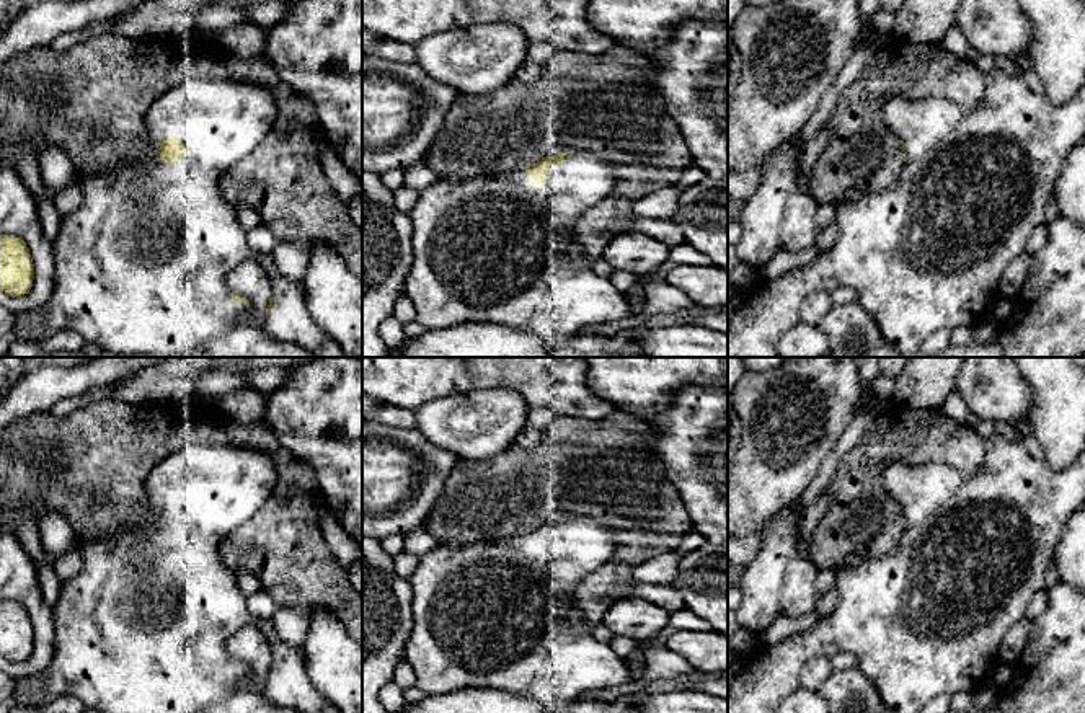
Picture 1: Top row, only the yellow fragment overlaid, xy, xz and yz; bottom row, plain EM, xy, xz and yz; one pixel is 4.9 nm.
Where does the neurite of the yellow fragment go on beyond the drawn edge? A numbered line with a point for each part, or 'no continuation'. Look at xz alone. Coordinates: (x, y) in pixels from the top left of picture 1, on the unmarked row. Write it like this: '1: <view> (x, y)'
1: xz (501, 615)

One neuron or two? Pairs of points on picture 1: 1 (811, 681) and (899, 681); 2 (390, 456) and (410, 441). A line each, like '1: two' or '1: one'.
1: two
2: one

